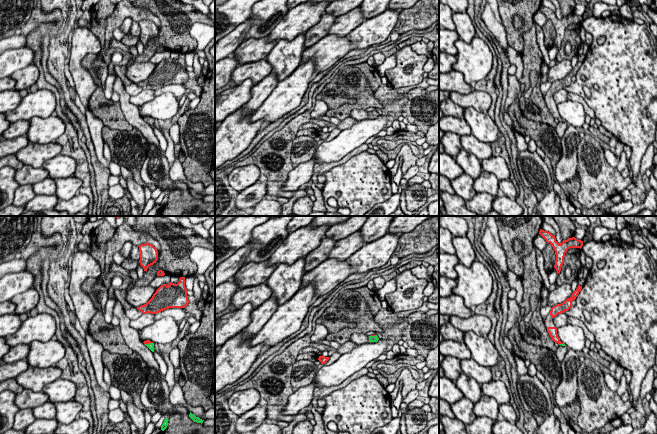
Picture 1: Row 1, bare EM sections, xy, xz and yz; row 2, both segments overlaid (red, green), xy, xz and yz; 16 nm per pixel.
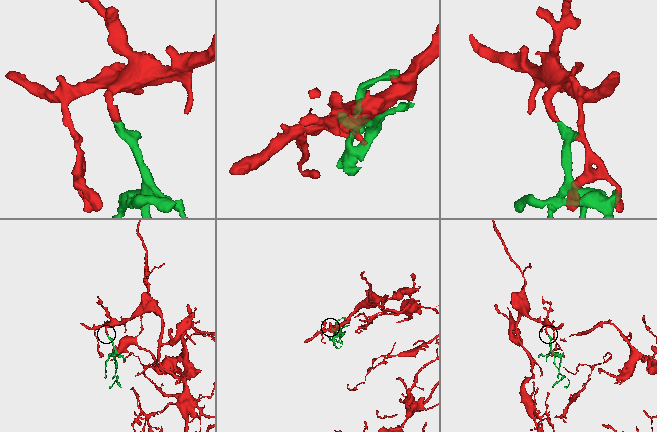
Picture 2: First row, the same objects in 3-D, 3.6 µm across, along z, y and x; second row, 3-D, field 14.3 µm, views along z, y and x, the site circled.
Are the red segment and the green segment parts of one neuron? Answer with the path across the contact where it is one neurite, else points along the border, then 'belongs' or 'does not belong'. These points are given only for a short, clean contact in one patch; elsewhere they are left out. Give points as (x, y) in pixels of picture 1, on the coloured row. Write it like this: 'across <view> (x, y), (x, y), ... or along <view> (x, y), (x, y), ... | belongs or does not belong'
across xy (147, 341), (148, 343), (151, 345) | belongs

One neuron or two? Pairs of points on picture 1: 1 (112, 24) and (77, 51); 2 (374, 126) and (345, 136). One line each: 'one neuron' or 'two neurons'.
1: two neurons
2: one neuron

